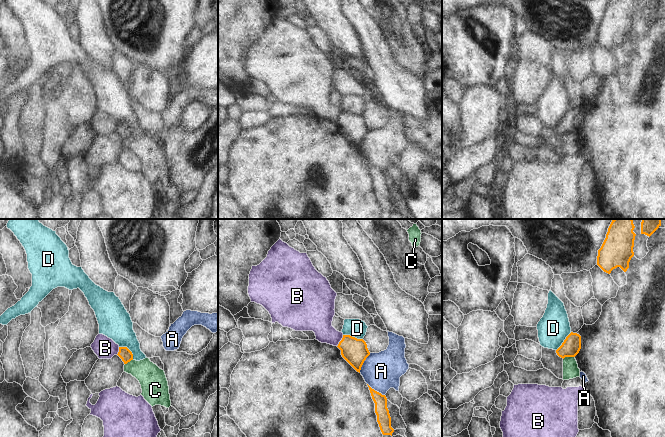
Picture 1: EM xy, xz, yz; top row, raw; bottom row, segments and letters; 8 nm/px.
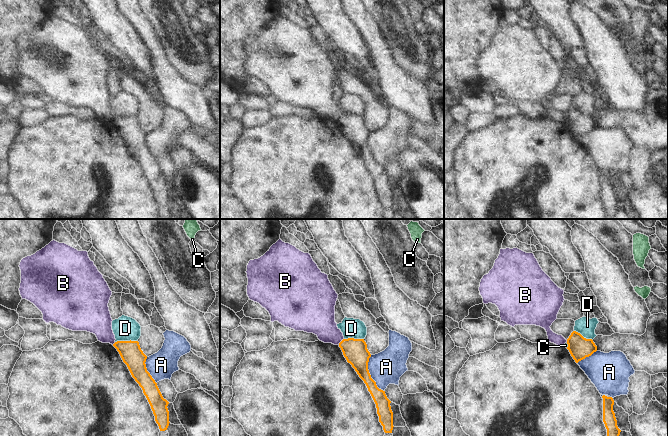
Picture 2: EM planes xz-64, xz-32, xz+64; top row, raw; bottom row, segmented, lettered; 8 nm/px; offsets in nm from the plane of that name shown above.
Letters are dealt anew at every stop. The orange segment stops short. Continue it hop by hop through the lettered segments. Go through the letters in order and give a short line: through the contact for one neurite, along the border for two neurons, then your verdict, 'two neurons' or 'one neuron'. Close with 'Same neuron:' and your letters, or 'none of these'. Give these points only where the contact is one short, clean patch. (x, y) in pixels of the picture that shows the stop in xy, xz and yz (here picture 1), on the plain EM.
A: two neurons
B: line xz (343, 111), (337, 122); two neurons
C: line yz (574, 132), (566, 132), (563, 135); two neurons
D: line xy (119, 122), (125, 122), (131, 128), (133, 135); two neurons
Same neuron: none of these

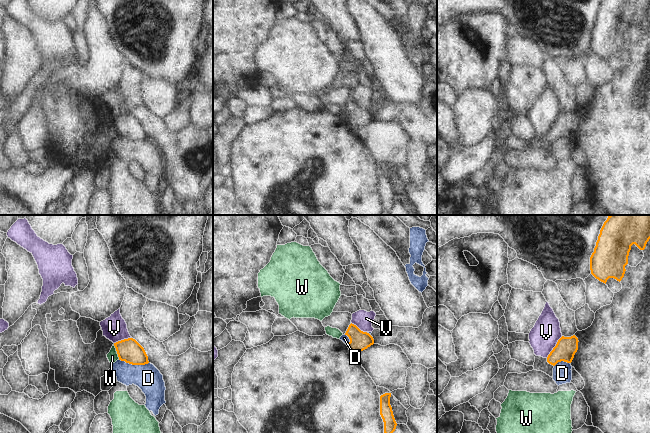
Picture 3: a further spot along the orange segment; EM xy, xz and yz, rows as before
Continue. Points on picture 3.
D: line xy (119, 135), (132, 140), (148, 139); two neurons
V: line yz (562, 112), (546, 133); two neurons
W: line xy (113, 120), (119, 135); two neurons
Same neuron: none of these

